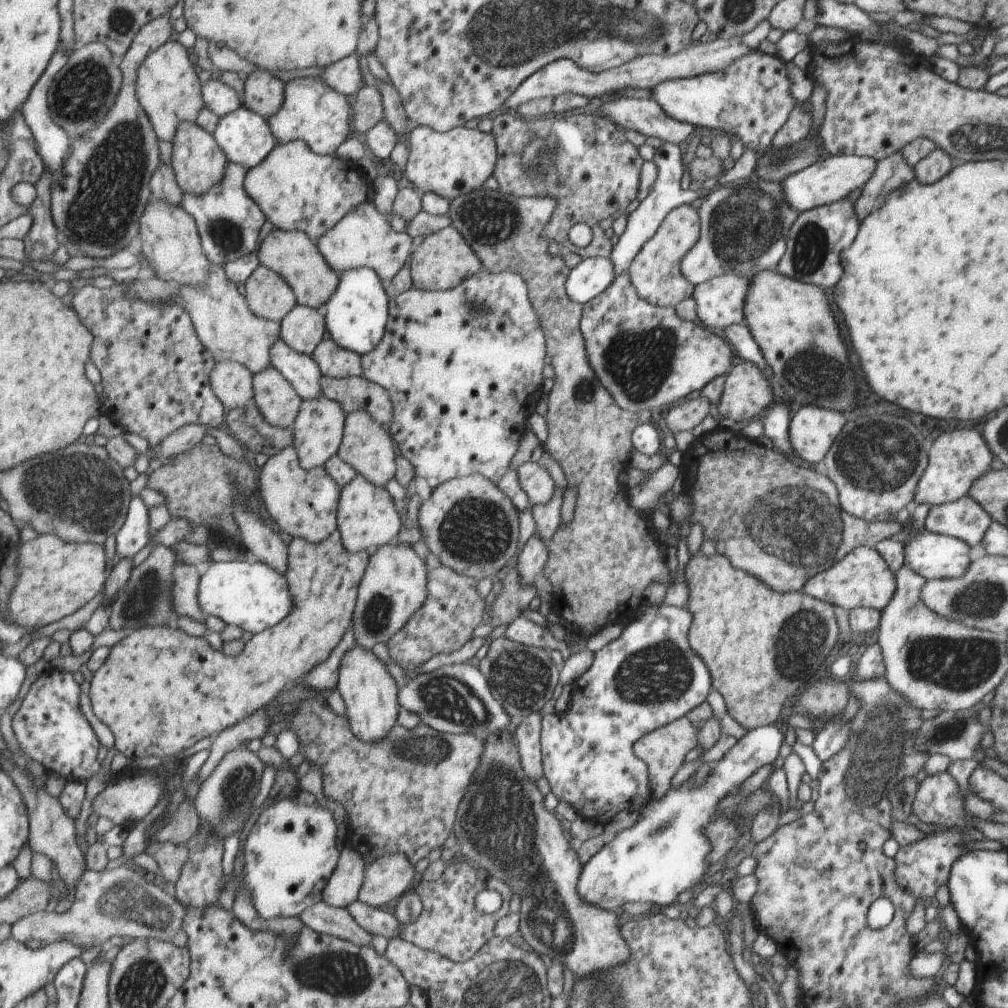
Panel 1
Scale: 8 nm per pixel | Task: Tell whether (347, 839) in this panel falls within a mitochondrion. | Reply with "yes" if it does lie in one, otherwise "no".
no

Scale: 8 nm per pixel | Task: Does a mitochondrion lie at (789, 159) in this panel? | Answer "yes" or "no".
yes

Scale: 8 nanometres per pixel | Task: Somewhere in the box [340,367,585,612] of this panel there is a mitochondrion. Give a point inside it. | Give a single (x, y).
(473, 530)

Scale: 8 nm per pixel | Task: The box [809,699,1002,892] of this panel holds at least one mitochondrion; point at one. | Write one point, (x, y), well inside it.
(943, 731)

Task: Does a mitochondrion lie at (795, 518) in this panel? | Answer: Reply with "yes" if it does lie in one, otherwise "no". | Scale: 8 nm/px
yes

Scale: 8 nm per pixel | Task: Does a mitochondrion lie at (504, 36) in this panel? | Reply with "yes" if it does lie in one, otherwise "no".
yes

